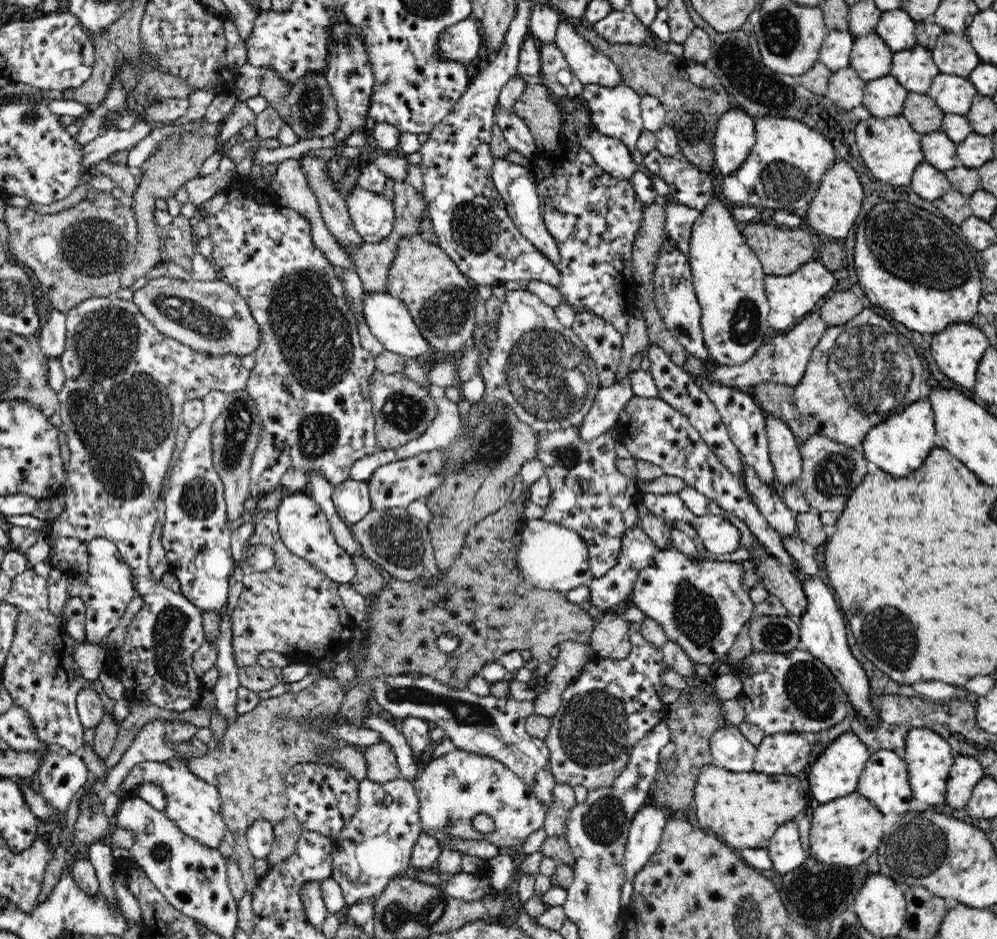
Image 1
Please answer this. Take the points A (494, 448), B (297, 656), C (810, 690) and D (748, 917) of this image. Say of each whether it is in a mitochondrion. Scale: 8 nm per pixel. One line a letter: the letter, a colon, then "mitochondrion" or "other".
A: mitochondrion
B: other
C: mitochondrion
D: mitochondrion

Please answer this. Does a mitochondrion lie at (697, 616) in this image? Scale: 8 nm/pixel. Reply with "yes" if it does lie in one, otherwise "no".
yes

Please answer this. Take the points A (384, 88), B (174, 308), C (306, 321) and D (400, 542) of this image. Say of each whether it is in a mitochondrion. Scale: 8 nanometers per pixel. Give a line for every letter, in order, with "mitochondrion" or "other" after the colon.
A: other
B: mitochondrion
C: mitochondrion
D: mitochondrion

